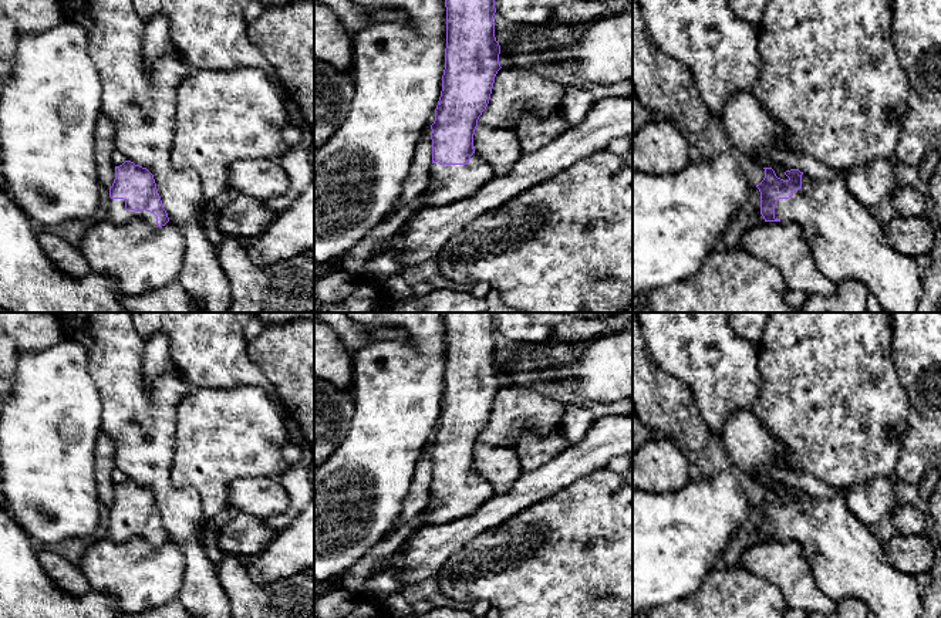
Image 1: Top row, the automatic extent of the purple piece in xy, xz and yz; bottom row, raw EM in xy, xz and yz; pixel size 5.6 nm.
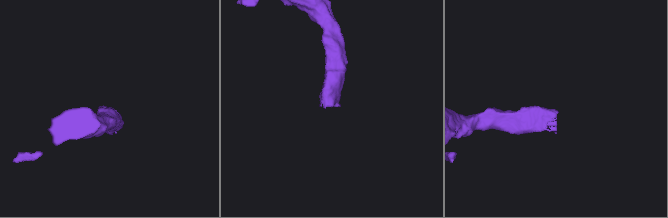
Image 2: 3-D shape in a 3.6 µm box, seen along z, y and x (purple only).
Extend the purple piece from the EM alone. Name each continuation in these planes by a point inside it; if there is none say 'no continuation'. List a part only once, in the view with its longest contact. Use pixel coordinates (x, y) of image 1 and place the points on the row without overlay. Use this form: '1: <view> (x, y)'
1: yz (847, 560)

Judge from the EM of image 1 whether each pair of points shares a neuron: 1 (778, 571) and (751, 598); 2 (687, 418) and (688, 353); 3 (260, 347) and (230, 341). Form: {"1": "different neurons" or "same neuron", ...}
{"1": "different neurons", "2": "different neurons", "3": "different neurons"}

